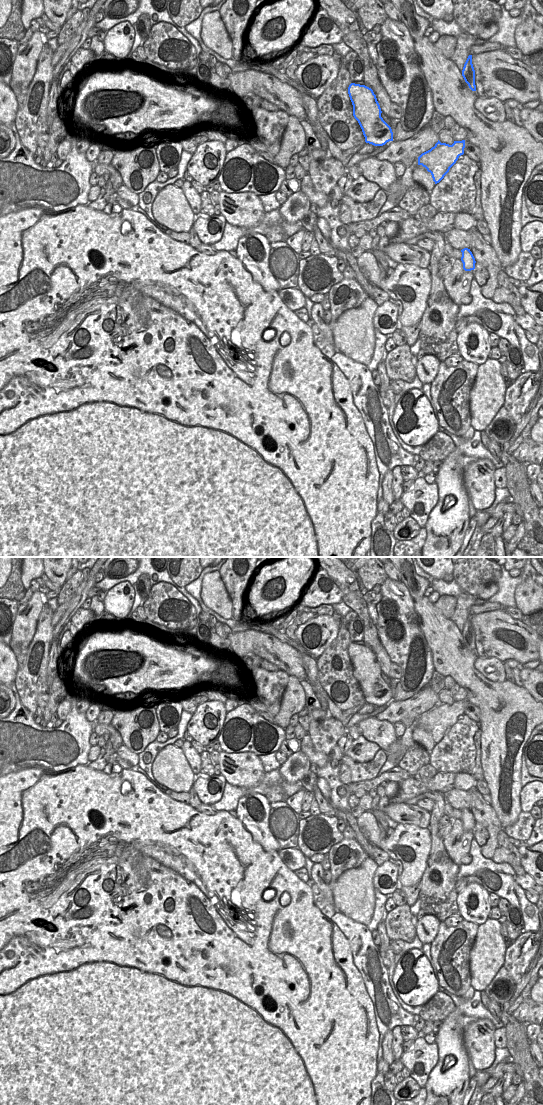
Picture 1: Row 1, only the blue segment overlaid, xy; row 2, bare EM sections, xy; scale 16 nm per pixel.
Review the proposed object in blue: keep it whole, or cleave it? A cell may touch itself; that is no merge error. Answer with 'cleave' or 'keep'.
cleave

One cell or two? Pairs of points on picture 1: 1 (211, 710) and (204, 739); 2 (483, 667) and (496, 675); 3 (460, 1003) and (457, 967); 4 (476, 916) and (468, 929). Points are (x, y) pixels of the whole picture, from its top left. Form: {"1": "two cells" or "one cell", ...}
{"1": "one cell", "2": "one cell", "3": "two cells", "4": "two cells"}

